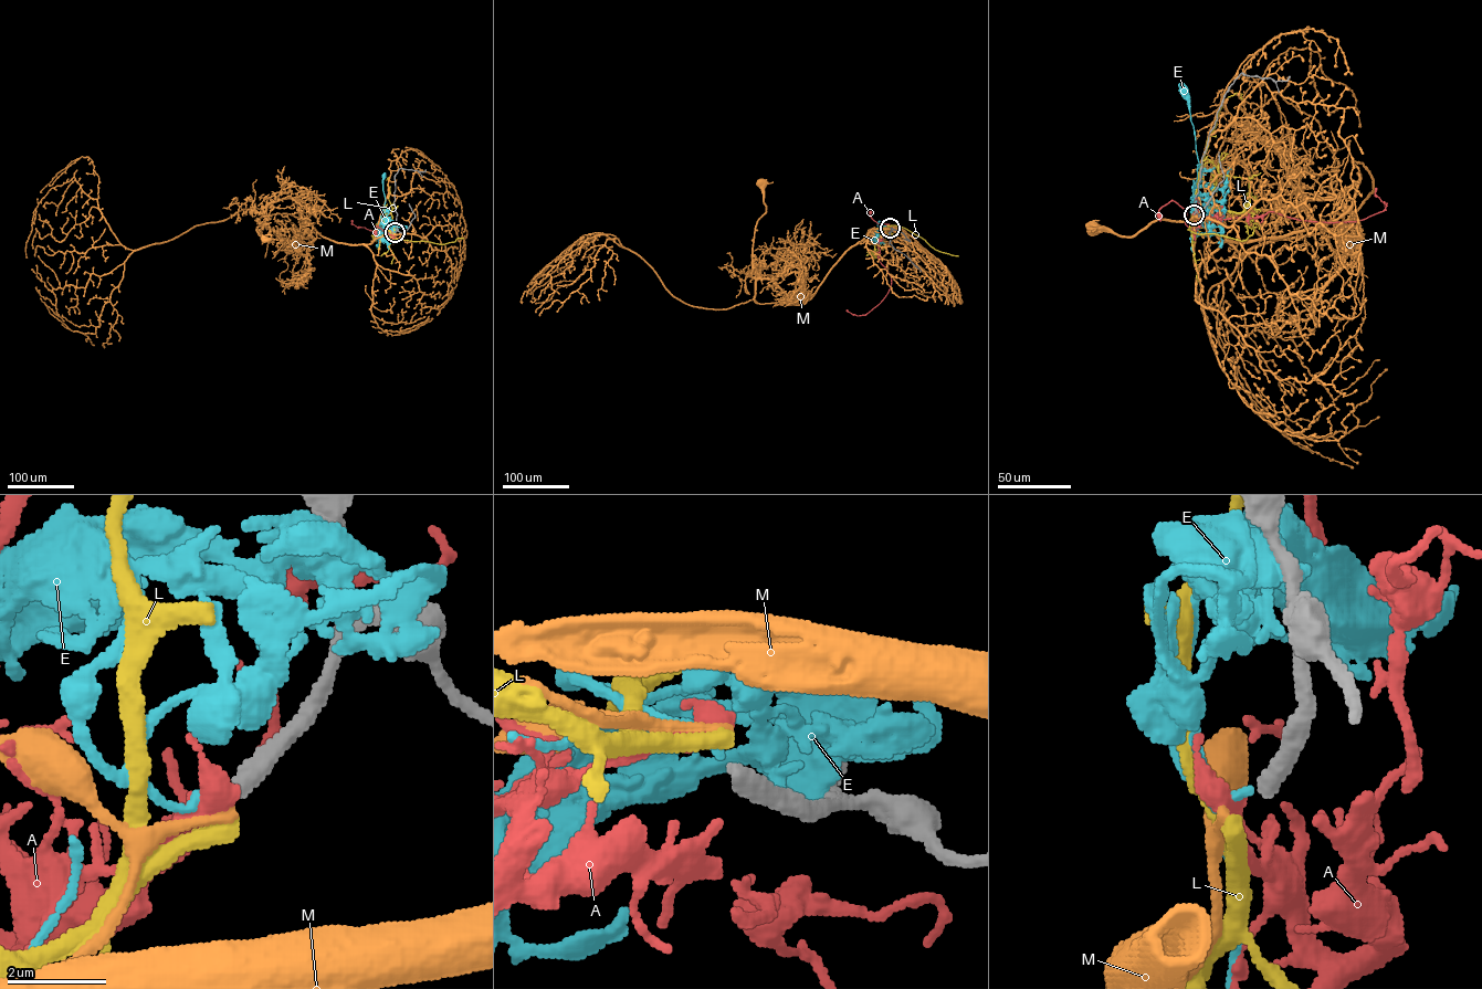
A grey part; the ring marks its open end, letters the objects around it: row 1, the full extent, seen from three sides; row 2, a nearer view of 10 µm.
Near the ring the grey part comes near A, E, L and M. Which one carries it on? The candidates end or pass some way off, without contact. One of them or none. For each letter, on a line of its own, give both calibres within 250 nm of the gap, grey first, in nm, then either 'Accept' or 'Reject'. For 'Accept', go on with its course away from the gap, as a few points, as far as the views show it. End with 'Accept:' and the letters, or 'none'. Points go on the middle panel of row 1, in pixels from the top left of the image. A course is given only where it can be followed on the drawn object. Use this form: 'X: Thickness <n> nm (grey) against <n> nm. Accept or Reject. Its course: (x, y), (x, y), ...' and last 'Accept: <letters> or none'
A: Thickness 380 nm (grey) against 420 nm. Reject
E: Thickness 380 nm (grey) against 180 nm. Reject
L: Thickness 380 nm (grey) against 360 nm. Reject
M: Thickness 380 nm (grey) against 190 nm. Reject
Accept: none

